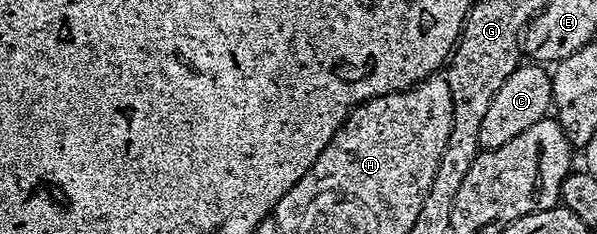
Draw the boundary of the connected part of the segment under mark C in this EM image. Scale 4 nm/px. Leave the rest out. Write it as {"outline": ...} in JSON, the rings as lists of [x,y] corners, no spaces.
{"outline":[[[519,65],[512,77],[496,89],[496,97],[492,97],[492,105],[488,105],[488,113],[484,113],[484,121],[480,124],[478,145],[481,150],[500,149],[500,145],[508,145],[512,137],[520,137],[524,129],[532,129],[536,121],[547,118],[554,101],[551,72],[542,65],[529,66]]]}

